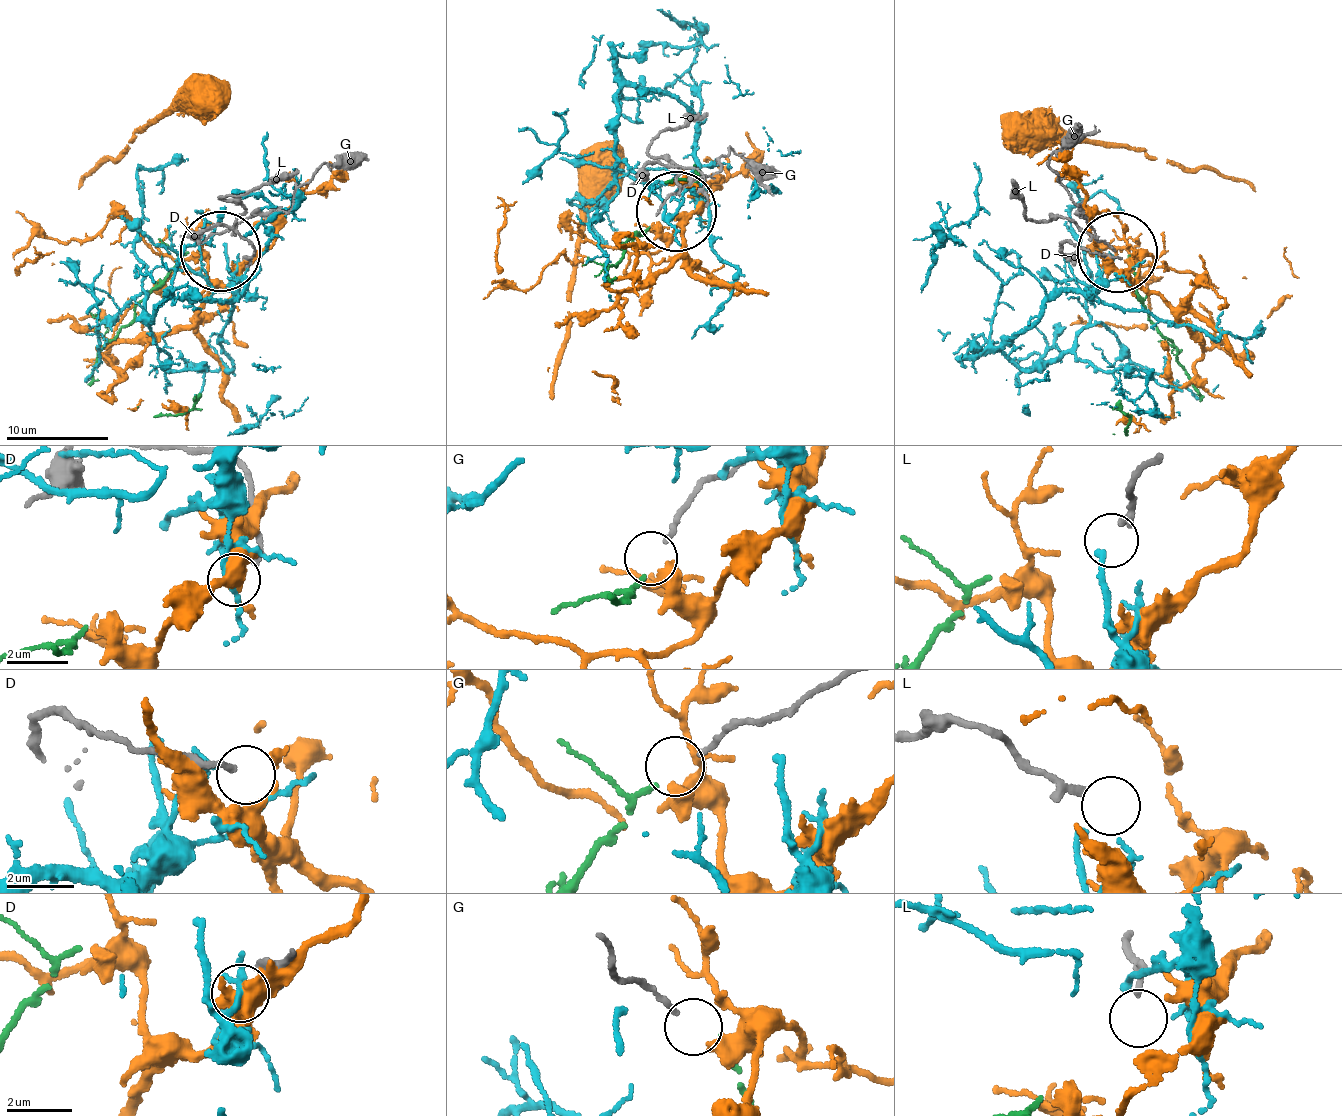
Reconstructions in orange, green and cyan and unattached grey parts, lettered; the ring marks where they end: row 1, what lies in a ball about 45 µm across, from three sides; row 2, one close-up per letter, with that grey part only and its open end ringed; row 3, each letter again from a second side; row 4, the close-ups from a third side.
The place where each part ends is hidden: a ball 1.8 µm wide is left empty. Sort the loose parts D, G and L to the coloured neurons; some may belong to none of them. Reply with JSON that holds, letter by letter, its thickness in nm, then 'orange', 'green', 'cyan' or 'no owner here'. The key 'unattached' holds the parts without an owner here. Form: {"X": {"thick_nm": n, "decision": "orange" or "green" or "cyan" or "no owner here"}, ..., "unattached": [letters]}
{"D": {"thick_nm": 190, "decision": "no owner here"}, "G": {"thick_nm": 160, "decision": "green"}, "L": {"thick_nm": 240, "decision": "no owner here"}, "unattached": ["D", "L"]}

